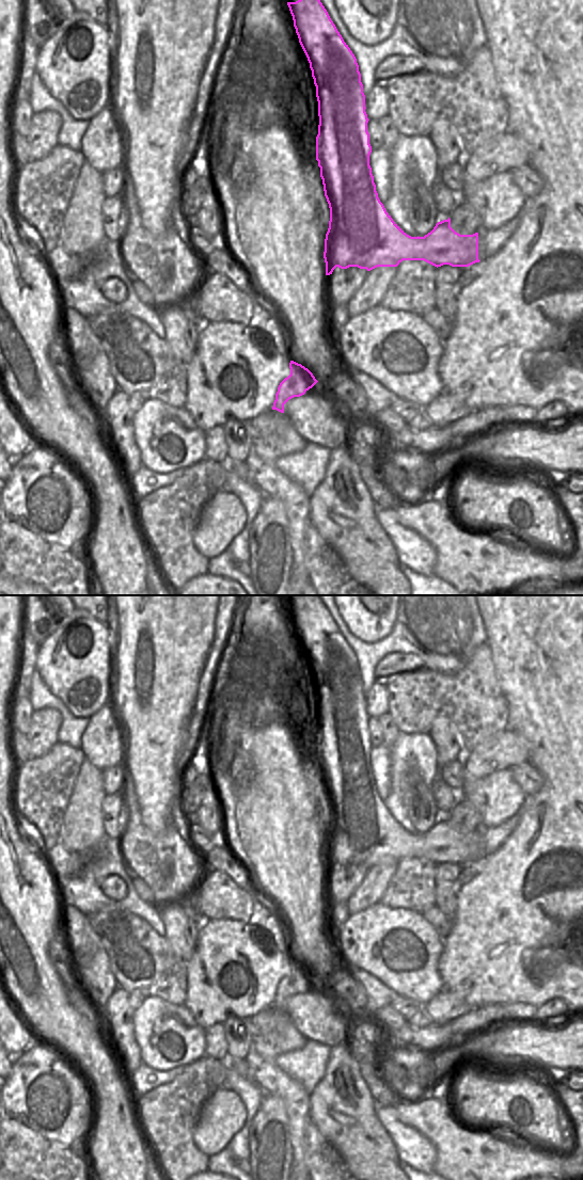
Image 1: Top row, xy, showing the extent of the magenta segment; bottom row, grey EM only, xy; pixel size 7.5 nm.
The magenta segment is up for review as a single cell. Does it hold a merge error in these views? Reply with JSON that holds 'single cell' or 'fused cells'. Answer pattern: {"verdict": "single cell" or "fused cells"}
{"verdict": "single cell"}

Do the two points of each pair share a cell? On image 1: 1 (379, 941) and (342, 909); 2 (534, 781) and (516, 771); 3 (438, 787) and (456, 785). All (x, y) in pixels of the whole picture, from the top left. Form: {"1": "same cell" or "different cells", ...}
{"1": "different cells", "2": "same cell", "3": "different cells"}

